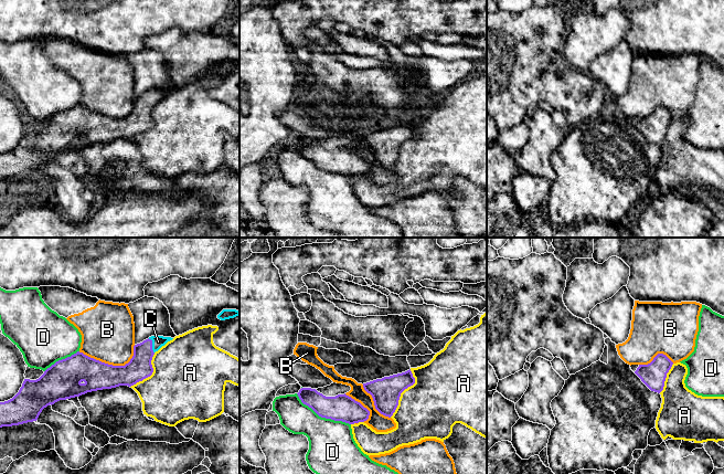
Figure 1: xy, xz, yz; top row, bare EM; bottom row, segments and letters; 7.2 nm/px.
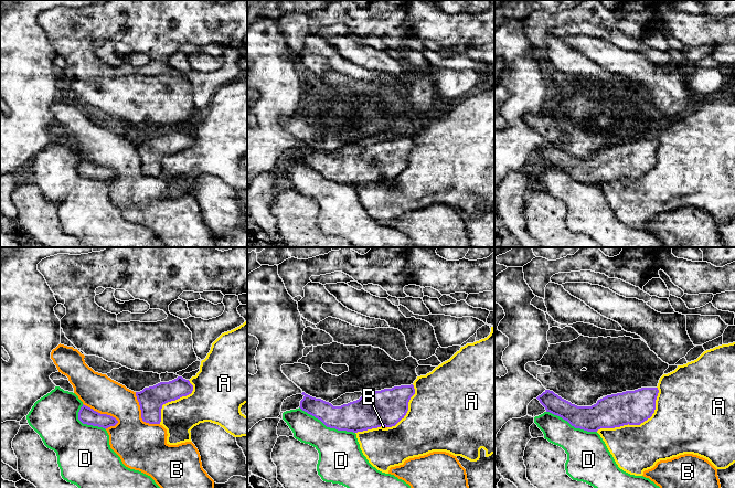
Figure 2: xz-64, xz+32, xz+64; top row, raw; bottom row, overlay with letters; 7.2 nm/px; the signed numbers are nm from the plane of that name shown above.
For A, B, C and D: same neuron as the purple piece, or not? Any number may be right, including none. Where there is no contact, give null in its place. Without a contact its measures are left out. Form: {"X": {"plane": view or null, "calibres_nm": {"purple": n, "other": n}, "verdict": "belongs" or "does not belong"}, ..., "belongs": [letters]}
{"A": {"plane": "xz", "calibres_nm": {"purple": 200, "other": 420}, "verdict": "does not belong"}, "B": {"plane": "xy", "calibres_nm": {"purple": 200, "other": 380}, "verdict": "does not belong"}, "C": {"plane": "xy", "calibres_nm": {"purple": 170, "other": 90}, "verdict": "belongs"}, "D": {"plane": "xz", "calibres_nm": {"purple": 190, "other": 340}, "verdict": "does not belong"}, "belongs": ["C"]}

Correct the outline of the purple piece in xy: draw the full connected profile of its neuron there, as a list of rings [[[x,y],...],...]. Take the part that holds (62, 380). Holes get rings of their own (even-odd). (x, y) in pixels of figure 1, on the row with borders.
[[[151,336],[142,343],[135,345],[134,356],[125,366],[108,365],[79,351],[71,357],[56,361],[47,368],[39,379],[24,379],[19,392],[12,399],[0,402],[0,428],[36,421],[44,408],[60,400],[119,386],[131,387],[142,381],[153,372],[151,360],[155,352],[172,339],[171,337]]]

